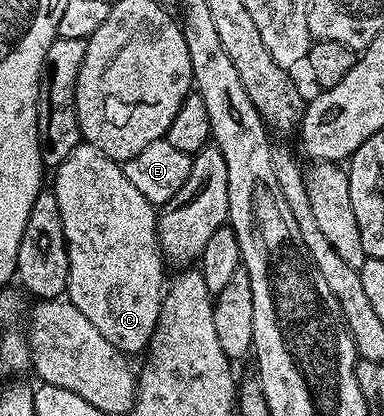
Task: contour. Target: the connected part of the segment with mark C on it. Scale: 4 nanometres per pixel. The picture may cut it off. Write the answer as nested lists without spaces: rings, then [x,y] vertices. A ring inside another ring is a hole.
[[[80,143],[57,166],[54,173],[55,186],[53,186],[53,192],[57,199],[57,207],[61,210],[61,227],[65,231],[65,243],[67,244],[67,254],[69,255],[66,300],[70,301],[73,307],[77,307],[78,311],[81,311],[93,323],[93,326],[101,331],[101,335],[112,344],[113,348],[119,350],[124,355],[139,353],[142,349],[144,352],[150,346],[151,336],[155,334],[155,328],[159,323],[159,312],[163,306],[163,294],[165,292],[165,277],[163,281],[165,258],[162,249],[159,247],[159,232],[155,226],[157,220],[156,206],[151,205],[149,199],[145,199],[145,195],[141,195],[141,191],[137,191],[137,187],[133,187],[133,183],[129,183],[129,179],[125,179],[120,162],[109,159],[109,155],[105,155],[105,151],[97,151],[97,147],[86,143]]]

